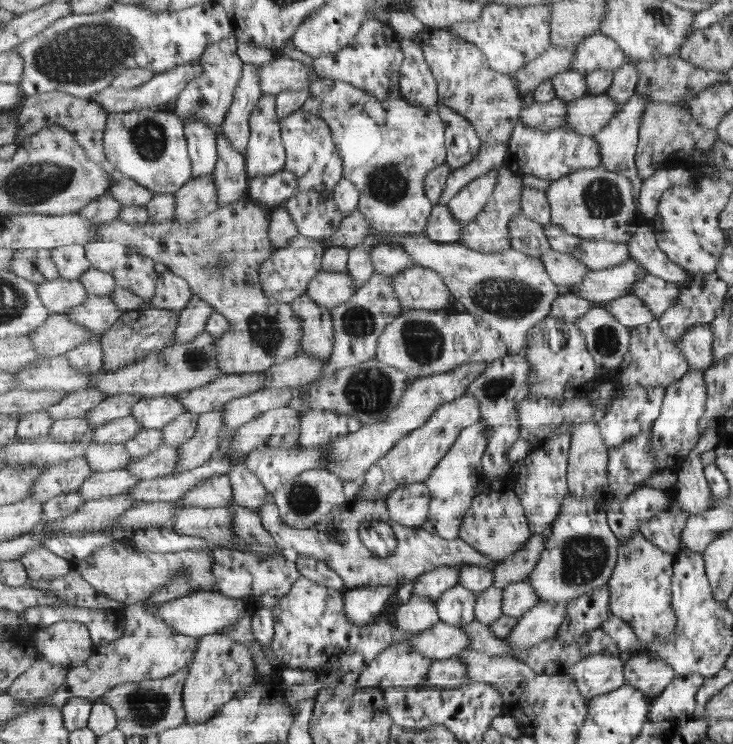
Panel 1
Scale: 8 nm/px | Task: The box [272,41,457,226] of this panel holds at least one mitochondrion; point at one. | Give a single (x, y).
(387, 184)

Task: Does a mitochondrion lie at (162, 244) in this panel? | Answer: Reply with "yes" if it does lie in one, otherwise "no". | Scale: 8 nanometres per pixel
no

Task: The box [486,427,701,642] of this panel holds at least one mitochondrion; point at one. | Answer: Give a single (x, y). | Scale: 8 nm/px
(583, 557)

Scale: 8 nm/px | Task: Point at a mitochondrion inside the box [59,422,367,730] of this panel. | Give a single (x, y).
(146, 706)

